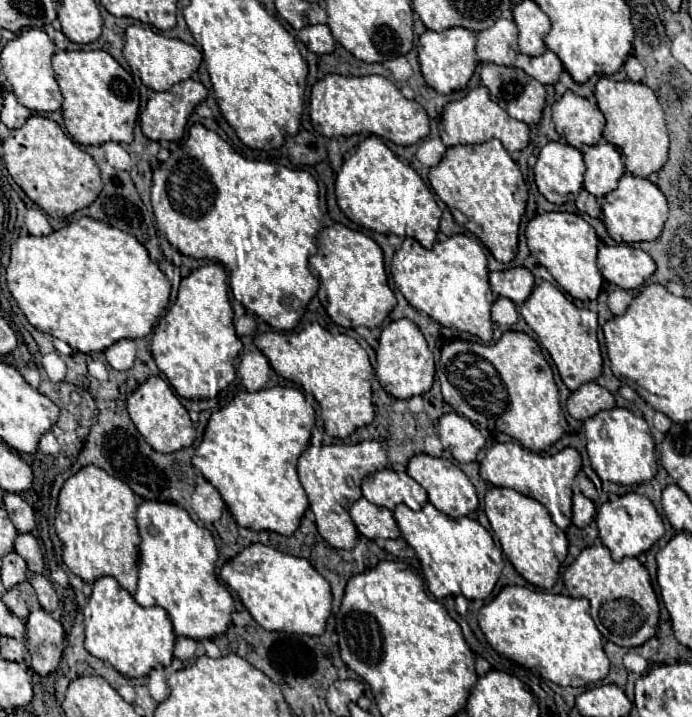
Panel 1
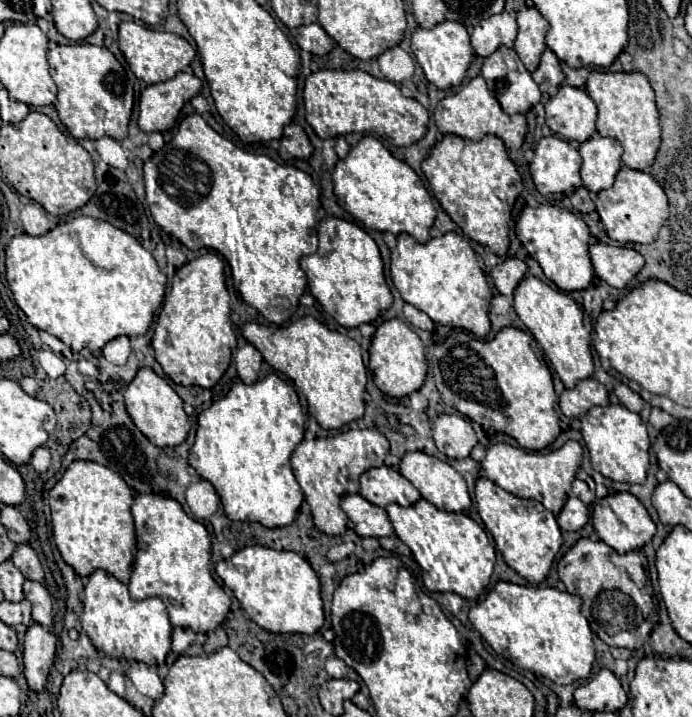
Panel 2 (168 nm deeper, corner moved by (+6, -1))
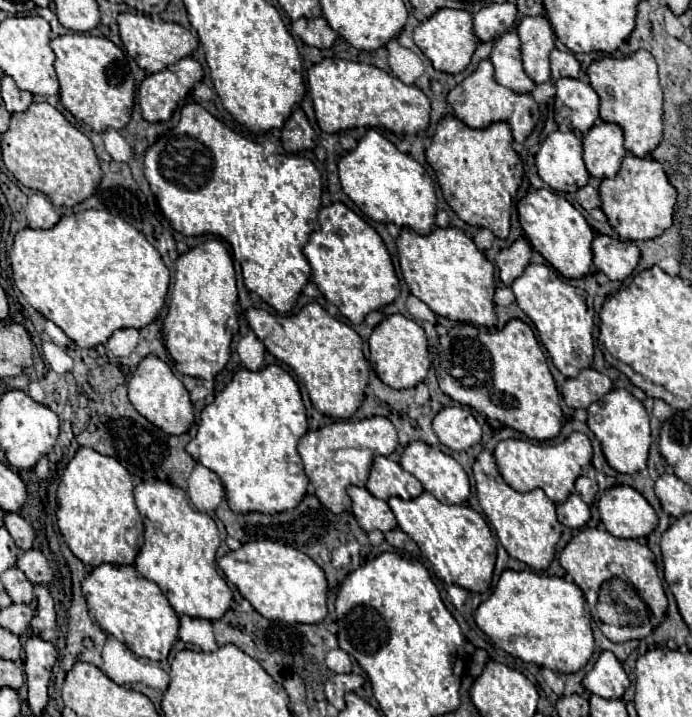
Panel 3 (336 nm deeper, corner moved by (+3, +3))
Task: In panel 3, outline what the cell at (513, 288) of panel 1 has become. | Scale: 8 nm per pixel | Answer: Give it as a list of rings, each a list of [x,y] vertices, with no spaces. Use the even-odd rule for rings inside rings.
[[[519,238],[509,248],[499,250],[499,254],[495,256],[495,266],[499,268],[499,278],[503,280],[503,284],[509,286],[517,276],[521,276],[529,260],[531,260],[531,244],[527,238]]]

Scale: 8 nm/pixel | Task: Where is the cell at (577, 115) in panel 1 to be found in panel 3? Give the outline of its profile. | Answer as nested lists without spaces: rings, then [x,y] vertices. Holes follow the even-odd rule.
[[[559,78],[555,88],[555,122],[585,134],[599,118],[599,96],[589,84],[575,78]]]

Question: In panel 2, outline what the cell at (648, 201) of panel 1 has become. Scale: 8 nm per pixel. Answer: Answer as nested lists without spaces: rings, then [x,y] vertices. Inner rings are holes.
[[[622,168],[616,174],[614,186],[598,192],[594,202],[596,202],[596,212],[600,214],[600,222],[604,224],[608,238],[620,244],[654,242],[662,222],[668,218],[668,198],[664,190],[660,188],[660,184],[650,174],[630,170],[630,168]]]

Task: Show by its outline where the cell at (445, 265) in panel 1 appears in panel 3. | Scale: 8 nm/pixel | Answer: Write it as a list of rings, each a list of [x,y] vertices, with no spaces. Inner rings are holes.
[[[403,228],[397,238],[399,266],[411,292],[435,314],[475,326],[495,326],[495,268],[461,228],[435,228],[427,236]]]

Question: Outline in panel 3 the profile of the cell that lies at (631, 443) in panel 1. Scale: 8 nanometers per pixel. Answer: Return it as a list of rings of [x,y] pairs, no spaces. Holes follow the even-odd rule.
[[[611,390],[601,400],[593,402],[589,408],[587,424],[591,432],[601,442],[603,454],[607,462],[623,474],[635,474],[647,466],[647,452],[651,446],[651,430],[649,430],[649,414],[645,406],[629,392],[629,390]]]

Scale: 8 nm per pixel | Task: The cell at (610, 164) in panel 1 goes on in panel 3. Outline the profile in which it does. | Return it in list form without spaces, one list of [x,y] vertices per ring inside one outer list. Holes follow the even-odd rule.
[[[597,122],[585,136],[583,136],[583,160],[591,176],[603,180],[613,178],[625,156],[623,146],[623,130],[617,124]]]

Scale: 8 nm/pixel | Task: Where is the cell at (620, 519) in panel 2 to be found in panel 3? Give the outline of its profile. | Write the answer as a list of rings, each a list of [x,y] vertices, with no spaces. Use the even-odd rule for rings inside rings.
[[[613,486],[599,496],[605,530],[617,538],[647,538],[657,528],[657,514],[643,494],[631,486]]]

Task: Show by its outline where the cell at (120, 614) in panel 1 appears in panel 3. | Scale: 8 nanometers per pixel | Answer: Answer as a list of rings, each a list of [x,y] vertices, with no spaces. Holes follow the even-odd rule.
[[[101,564],[83,580],[83,596],[89,610],[103,630],[123,642],[133,654],[147,660],[167,660],[171,646],[179,636],[179,616],[173,612],[157,584],[139,576],[135,566]]]

